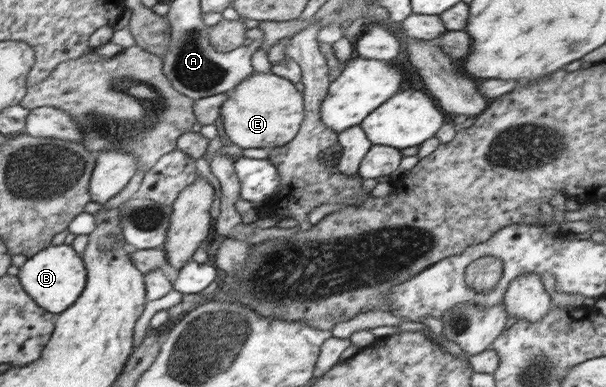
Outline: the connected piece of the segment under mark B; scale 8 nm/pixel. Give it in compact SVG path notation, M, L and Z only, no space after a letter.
M65 243L49 246L31 256L19 268L17 274L24 290L42 308L54 314L63 313L72 308L87 285L87 269L84 258L72 245Z

